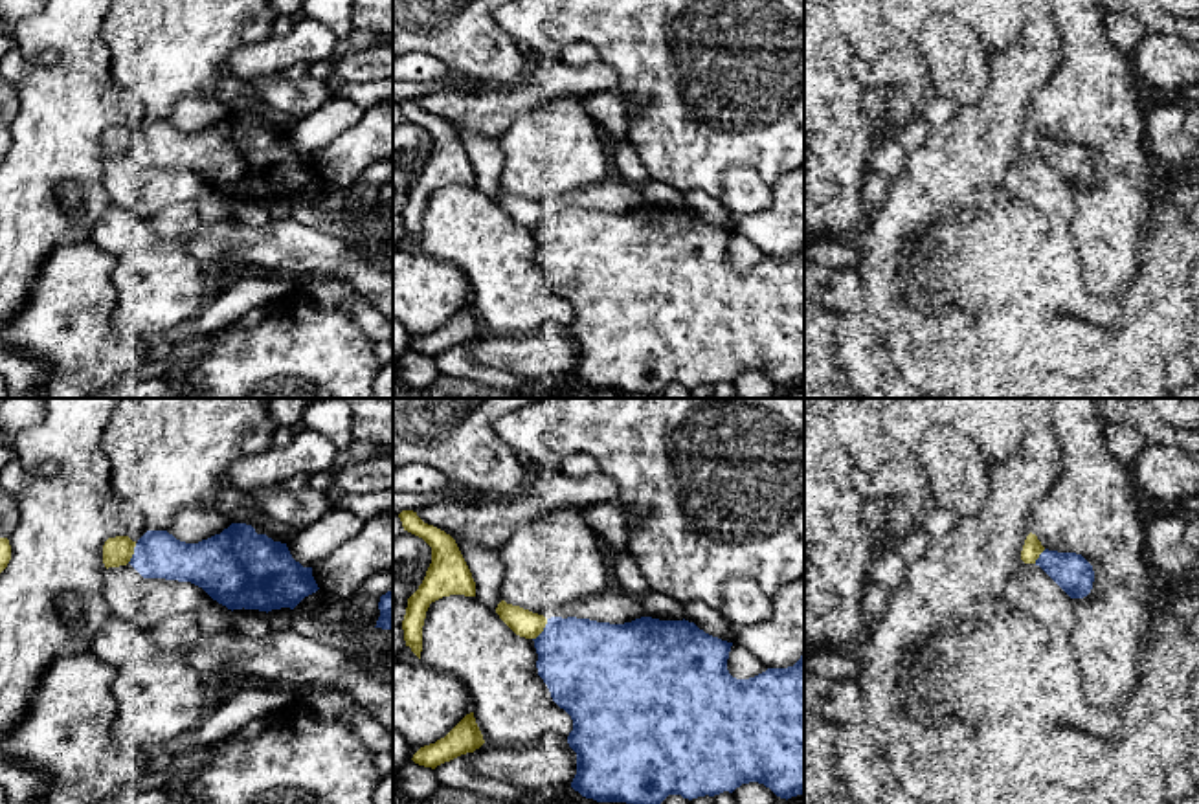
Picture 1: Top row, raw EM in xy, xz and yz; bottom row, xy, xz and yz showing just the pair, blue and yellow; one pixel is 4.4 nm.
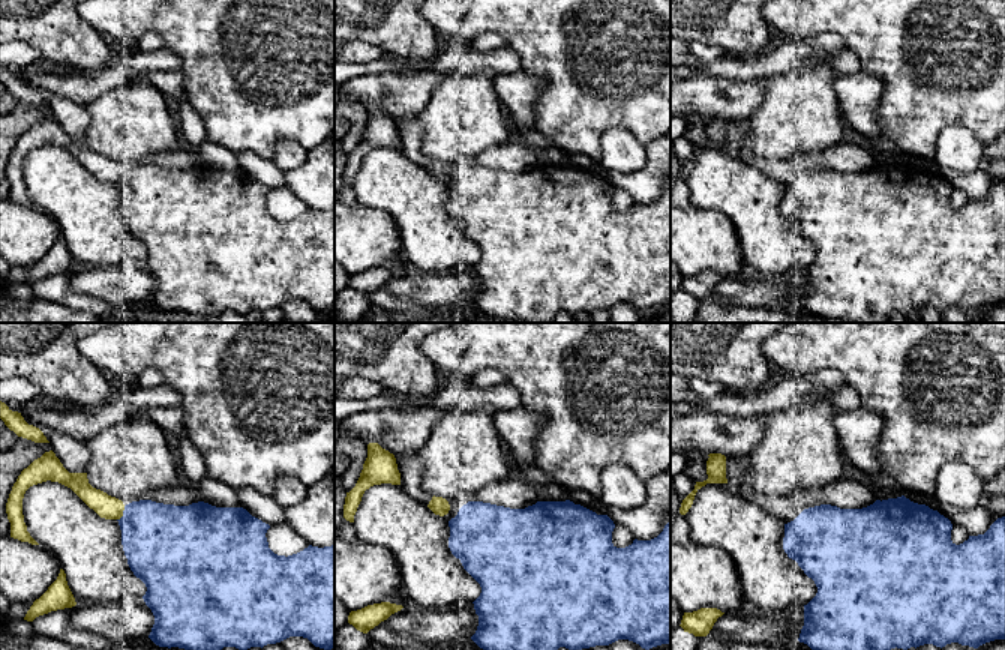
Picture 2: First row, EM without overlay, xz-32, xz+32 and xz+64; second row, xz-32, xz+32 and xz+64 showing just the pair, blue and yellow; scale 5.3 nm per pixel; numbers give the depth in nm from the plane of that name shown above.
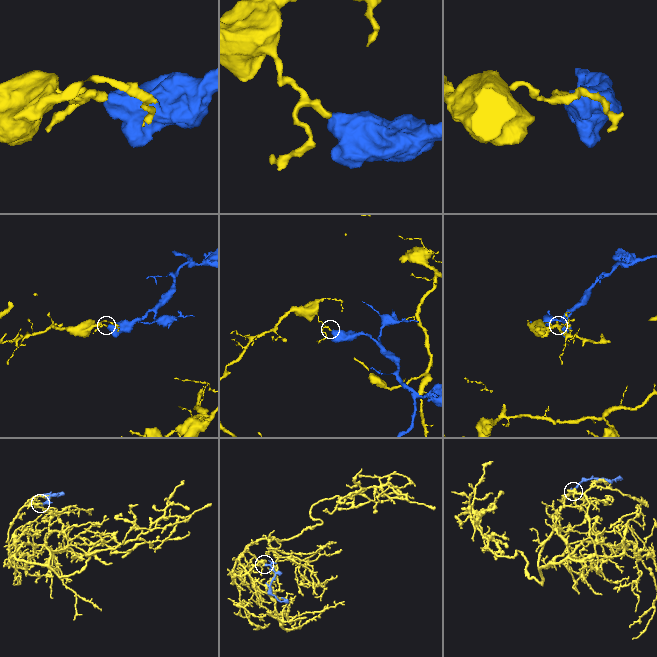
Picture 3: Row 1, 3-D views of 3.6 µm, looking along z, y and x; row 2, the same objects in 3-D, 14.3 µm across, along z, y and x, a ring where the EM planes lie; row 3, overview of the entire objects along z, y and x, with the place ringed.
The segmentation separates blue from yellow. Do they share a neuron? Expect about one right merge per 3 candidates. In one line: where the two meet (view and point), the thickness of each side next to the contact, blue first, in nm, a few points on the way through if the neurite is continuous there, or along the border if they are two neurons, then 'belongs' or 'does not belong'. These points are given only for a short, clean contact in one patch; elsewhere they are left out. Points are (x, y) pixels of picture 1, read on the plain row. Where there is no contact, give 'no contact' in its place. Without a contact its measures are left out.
xz (544, 219) | 400/120 nm | belongs

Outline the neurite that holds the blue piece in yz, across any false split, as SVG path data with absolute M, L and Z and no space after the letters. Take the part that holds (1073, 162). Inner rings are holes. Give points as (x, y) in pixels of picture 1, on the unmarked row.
M1032 121L1025 128L1021 149L1039 154L1070 187L1083 187L1093 178L1094 160L1081 143L1048 140Z

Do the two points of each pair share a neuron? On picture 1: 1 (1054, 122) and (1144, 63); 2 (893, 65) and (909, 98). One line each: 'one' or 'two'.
1: two
2: one

